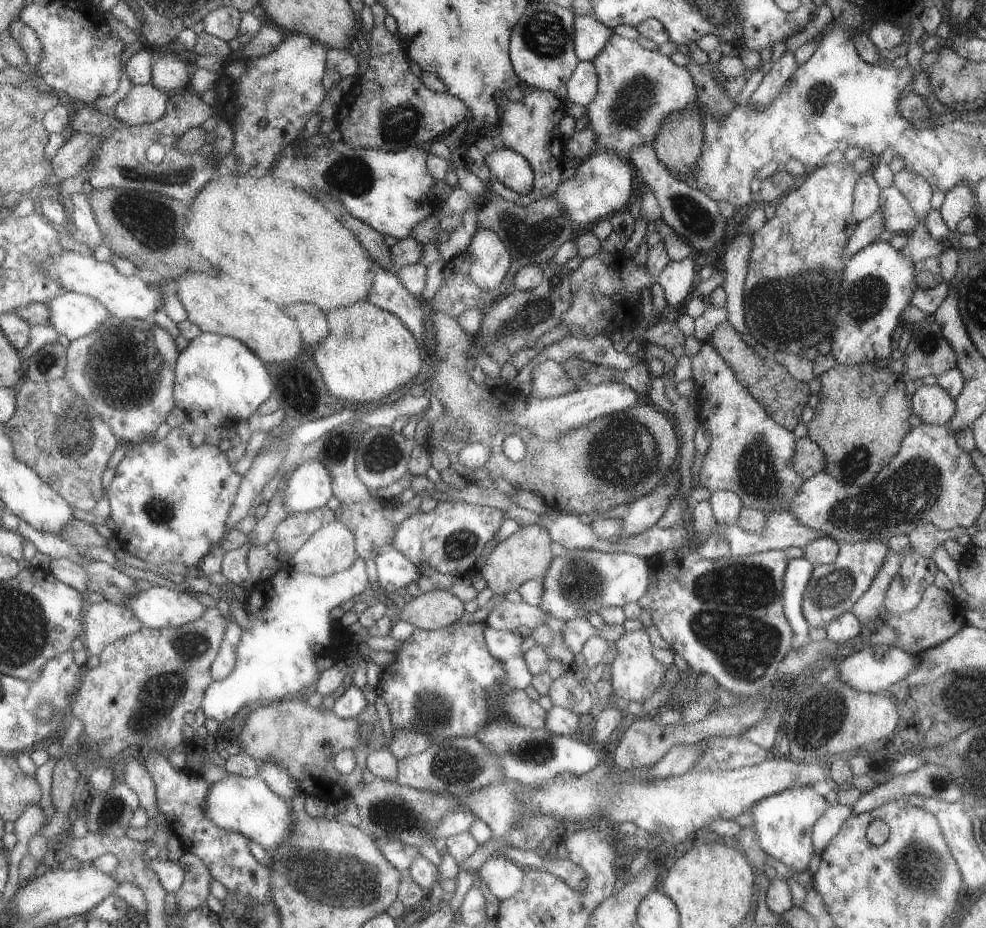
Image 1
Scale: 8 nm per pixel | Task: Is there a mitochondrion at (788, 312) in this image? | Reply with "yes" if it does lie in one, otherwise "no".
yes

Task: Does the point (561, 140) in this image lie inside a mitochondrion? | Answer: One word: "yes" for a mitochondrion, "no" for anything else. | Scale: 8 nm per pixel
no

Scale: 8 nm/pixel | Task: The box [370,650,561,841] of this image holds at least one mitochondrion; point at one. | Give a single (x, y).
(452, 765)

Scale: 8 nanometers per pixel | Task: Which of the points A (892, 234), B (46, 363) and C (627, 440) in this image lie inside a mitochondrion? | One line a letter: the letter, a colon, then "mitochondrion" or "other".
A: other
B: mitochondrion
C: mitochondrion

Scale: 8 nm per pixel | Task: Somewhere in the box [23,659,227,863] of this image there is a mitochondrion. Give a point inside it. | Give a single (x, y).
(111, 811)

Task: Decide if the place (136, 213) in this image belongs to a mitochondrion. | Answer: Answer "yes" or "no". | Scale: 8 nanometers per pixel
yes

